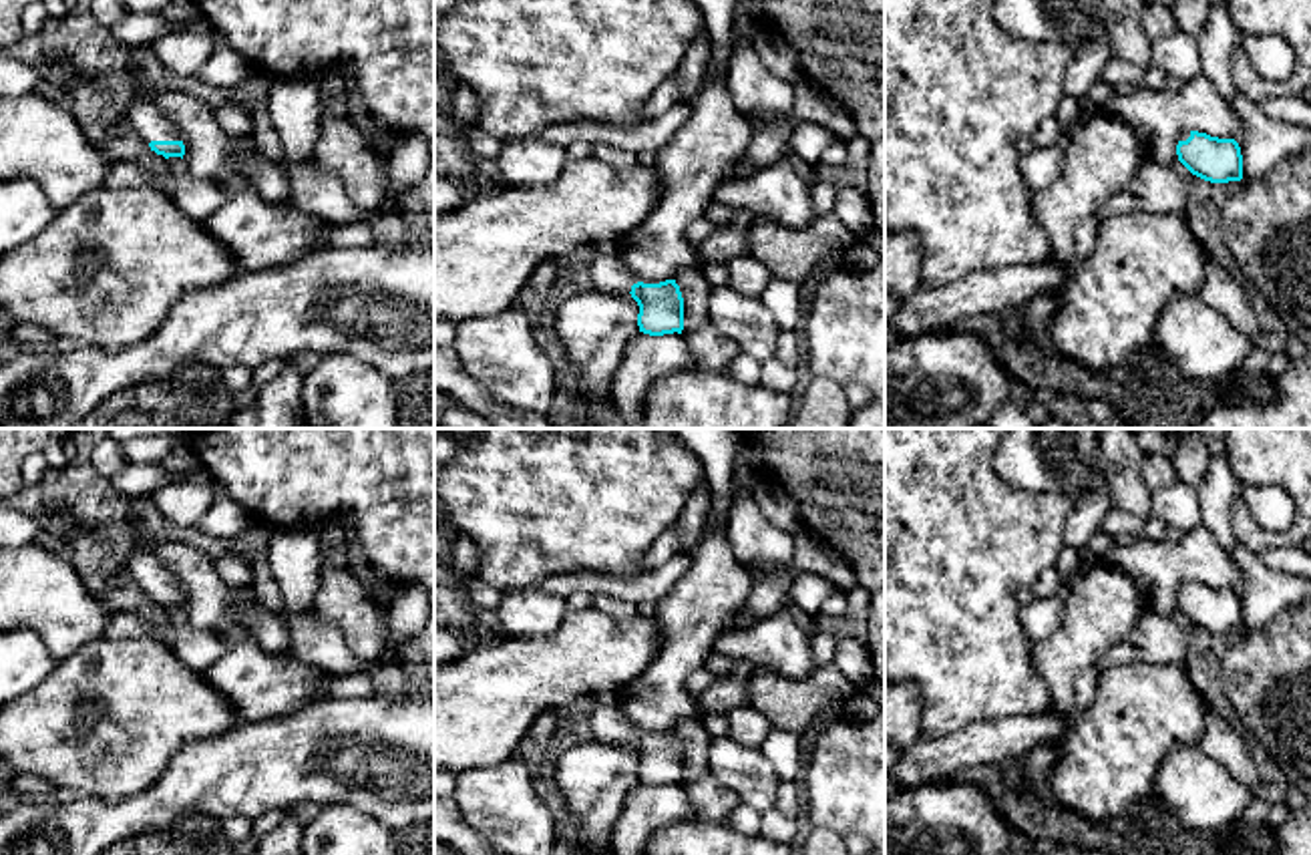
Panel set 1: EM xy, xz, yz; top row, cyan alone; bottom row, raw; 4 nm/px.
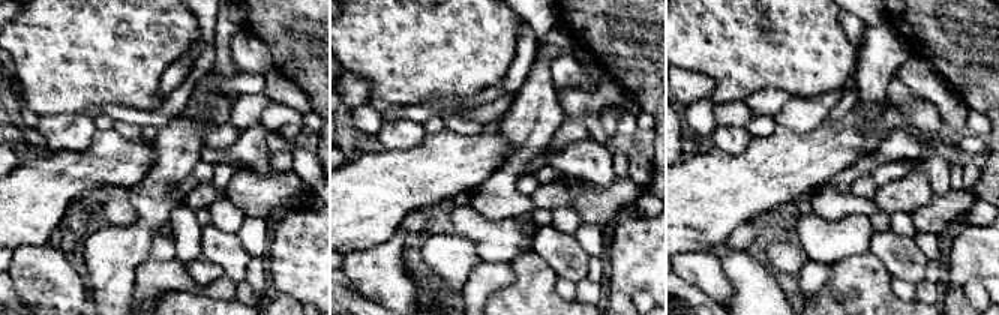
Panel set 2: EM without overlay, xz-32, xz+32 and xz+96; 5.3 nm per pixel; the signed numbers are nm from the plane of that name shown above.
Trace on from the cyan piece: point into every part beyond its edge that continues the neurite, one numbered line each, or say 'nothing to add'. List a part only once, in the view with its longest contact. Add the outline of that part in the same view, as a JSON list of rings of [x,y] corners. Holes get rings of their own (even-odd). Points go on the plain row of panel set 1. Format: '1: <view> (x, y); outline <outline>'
1: xy (147, 570); outline [[[135,545],[129,557],[129,571],[137,583],[147,591],[181,591],[173,573],[143,545]]]

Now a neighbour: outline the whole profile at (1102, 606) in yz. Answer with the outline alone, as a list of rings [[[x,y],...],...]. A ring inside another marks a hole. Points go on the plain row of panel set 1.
[[[1090,559],[1074,577],[1060,626],[1032,644],[1029,660],[1048,686],[1050,710],[1074,718],[1074,682],[1118,644],[1144,612],[1134,581],[1120,569]]]

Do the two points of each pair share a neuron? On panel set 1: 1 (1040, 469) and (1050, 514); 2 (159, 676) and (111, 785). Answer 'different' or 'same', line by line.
1: different
2: same

